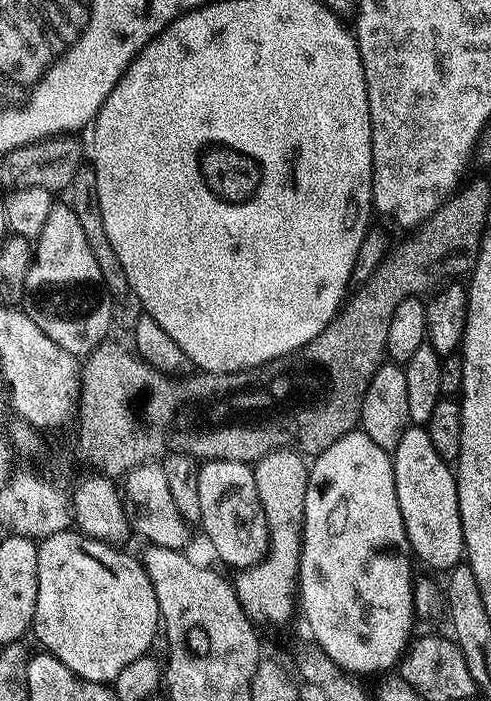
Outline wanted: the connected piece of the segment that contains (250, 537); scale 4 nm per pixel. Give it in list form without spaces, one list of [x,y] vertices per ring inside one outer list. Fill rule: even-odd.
[[[209,460],[199,465],[198,471],[194,476],[196,482],[196,493],[198,494],[198,502],[202,505],[202,518],[200,519],[199,527],[204,528],[204,532],[208,535],[208,540],[212,543],[212,548],[216,551],[216,556],[224,564],[229,564],[232,570],[241,568],[249,568],[251,564],[257,564],[264,557],[264,553],[268,550],[268,527],[266,526],[266,518],[262,506],[258,502],[258,490],[254,486],[254,474],[252,468],[247,464],[238,462],[237,460]]]

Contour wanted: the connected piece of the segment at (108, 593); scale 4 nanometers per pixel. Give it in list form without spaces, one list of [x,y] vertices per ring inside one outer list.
[[[79,530],[59,532],[50,538],[39,541],[38,544],[38,602],[34,606],[34,618],[32,619],[31,631],[36,632],[36,640],[41,644],[43,651],[49,656],[56,656],[76,676],[84,680],[93,680],[95,684],[108,684],[115,682],[122,669],[130,666],[134,658],[142,658],[153,651],[152,643],[157,643],[158,633],[161,631],[160,611],[158,610],[158,598],[154,594],[154,586],[146,574],[143,563],[136,560],[128,552],[119,552],[119,547],[113,546],[107,540],[95,540],[93,536],[85,536]]]

